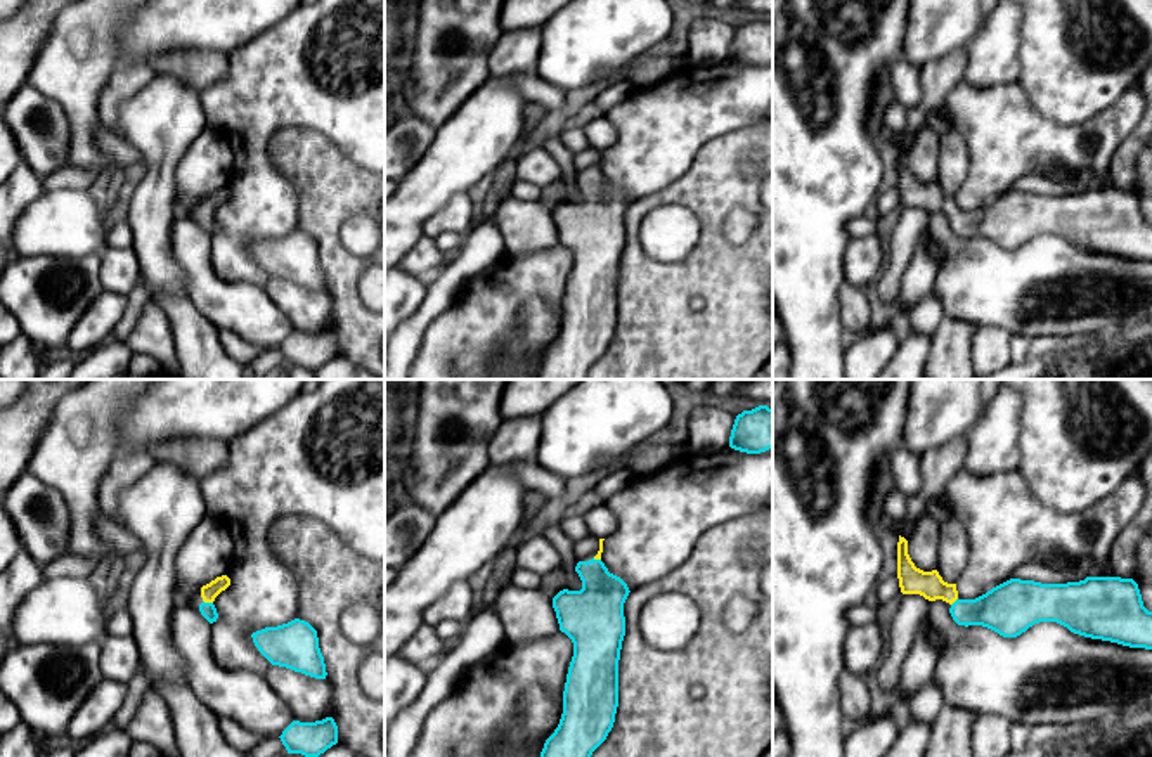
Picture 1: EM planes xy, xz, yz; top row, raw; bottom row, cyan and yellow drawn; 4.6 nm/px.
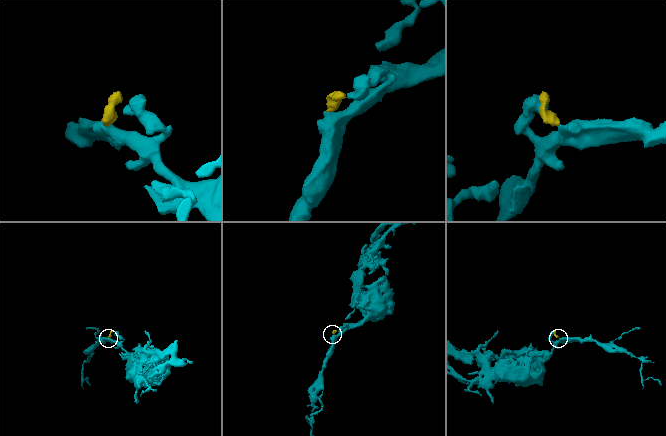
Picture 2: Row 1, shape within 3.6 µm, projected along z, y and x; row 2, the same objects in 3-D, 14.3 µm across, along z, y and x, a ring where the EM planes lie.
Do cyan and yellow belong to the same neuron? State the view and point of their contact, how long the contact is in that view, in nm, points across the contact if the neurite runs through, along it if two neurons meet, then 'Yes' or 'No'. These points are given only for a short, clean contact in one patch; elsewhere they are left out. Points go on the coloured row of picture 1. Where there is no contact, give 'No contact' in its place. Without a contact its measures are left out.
Touches cyan at xy (208, 603). Shared border 50 nm. Path across: xy (208, 610), (208, 603), (210, 591). Yes

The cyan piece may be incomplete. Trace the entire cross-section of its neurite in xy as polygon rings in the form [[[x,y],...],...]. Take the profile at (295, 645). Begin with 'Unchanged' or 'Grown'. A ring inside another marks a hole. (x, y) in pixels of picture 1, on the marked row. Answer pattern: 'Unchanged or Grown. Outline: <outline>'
Unchanged. Outline: [[[294,618],[277,627],[251,634],[258,651],[279,667],[326,679],[326,663],[319,648],[317,631],[305,620]]]

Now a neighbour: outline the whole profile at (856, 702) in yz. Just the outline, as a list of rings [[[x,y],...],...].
[[[844,670],[840,677],[844,717],[863,722],[871,715],[871,695],[863,676]]]

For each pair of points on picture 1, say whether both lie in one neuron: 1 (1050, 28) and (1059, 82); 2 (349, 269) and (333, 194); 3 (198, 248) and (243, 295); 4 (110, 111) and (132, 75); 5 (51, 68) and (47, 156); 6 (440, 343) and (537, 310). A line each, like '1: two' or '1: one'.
1: one
2: one
3: one
4: one
5: two
6: two

